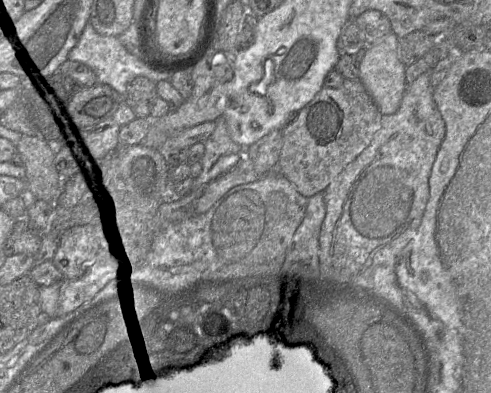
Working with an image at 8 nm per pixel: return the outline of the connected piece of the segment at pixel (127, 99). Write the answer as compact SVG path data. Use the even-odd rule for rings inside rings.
M137 76L128 82L123 101L130 106L136 117L148 118L157 97L156 83L145 76Z

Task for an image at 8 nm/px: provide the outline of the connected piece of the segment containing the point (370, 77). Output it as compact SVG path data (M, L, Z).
M393 32L366 49L359 67L359 80L382 115L394 114L399 109L406 91L406 67L399 57L399 38Z

